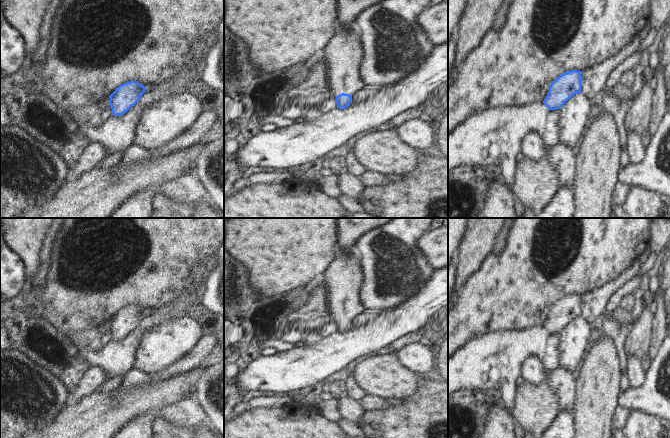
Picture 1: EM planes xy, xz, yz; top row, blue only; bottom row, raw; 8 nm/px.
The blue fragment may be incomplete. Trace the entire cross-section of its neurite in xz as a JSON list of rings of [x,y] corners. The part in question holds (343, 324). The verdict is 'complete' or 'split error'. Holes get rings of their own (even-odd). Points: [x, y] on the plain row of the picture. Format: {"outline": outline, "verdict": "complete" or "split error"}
{"outline": [[[336,249],[334,259],[323,275],[330,319],[336,321],[337,332],[345,333],[352,325],[352,319],[365,310],[360,300],[363,281],[360,259],[357,254],[347,256]]], "verdict": "split error"}

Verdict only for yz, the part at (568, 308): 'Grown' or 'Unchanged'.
Grown.

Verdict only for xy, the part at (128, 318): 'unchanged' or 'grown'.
unchanged

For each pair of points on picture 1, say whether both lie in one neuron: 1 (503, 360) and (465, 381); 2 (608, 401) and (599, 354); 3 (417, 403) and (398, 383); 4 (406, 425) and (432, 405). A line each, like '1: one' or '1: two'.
1: one
2: one
3: two
4: one

